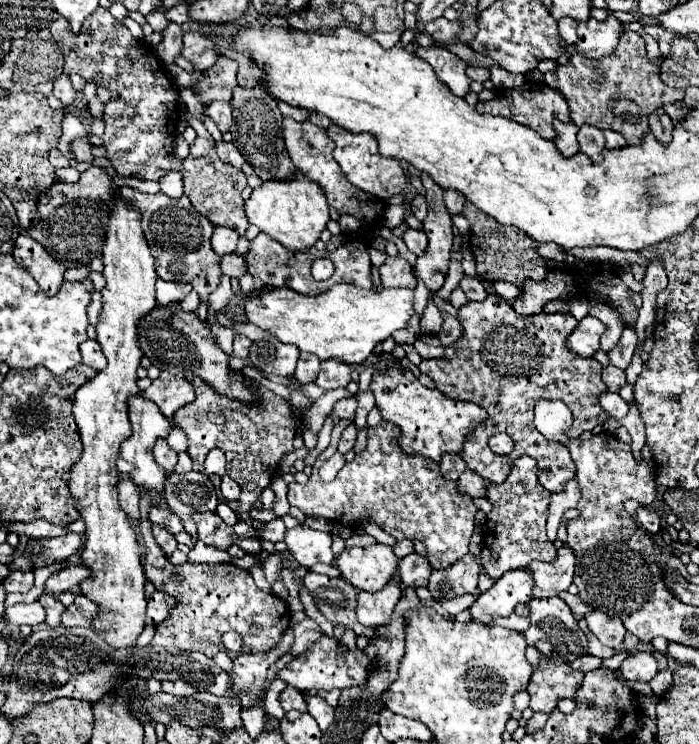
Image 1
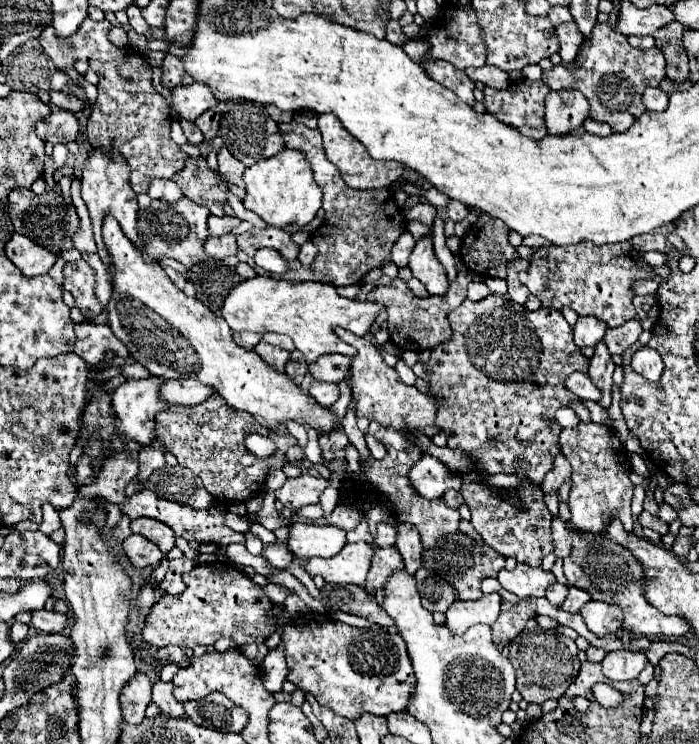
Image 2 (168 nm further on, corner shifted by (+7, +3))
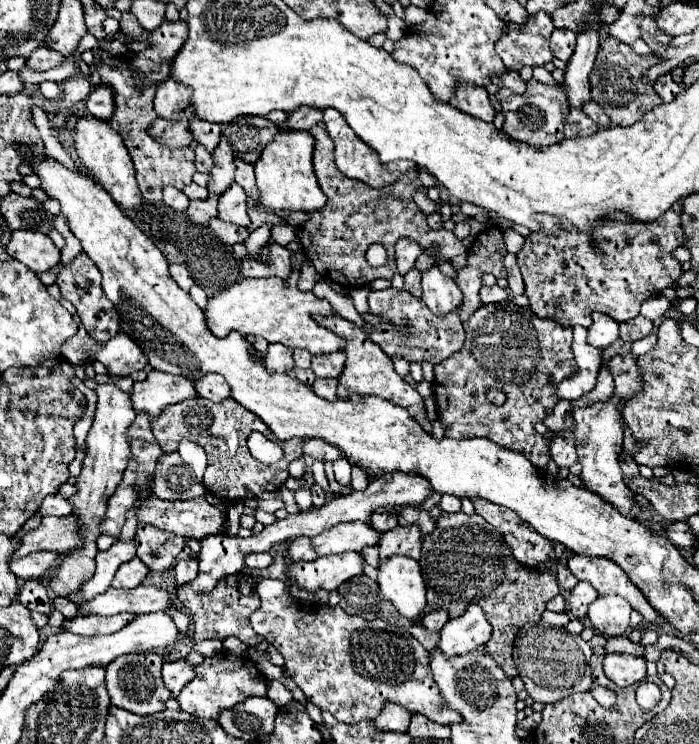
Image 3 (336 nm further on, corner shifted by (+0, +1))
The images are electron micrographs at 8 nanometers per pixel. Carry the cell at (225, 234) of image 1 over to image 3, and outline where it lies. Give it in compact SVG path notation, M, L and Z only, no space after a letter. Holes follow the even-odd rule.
M236 182L220 196L218 218L242 228L250 226L250 216L246 212L246 192Z

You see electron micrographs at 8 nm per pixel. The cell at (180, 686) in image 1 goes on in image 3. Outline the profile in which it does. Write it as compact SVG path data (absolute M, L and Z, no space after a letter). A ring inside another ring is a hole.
M216 654L212 658L204 658L200 666L196 666L196 676L178 696L180 710L200 716L200 718L216 718L222 708L232 708L238 702L244 702L250 696L266 696L266 678L258 672L258 668L244 658L234 654Z

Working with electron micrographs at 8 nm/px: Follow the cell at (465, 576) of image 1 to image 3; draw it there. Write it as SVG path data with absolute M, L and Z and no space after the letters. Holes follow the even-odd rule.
M442 608L442 610L430 610L430 612L424 616L424 628L432 630L432 632L440 630L446 622L448 622L448 612L444 612L444 608Z

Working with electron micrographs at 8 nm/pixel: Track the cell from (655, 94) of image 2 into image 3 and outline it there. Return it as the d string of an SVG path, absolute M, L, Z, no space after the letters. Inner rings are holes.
M664 74L664 76L660 76L660 80L656 82L654 90L656 90L656 94L662 98L662 102L672 102L672 100L676 98L676 94L682 90L682 86L678 86L678 84L672 80L670 74Z

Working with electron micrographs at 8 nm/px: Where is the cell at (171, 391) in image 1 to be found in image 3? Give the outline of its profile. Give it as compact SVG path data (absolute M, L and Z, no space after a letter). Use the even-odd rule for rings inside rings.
M210 374L196 380L196 392L200 398L208 398L212 402L220 402L230 396L230 386L220 374Z

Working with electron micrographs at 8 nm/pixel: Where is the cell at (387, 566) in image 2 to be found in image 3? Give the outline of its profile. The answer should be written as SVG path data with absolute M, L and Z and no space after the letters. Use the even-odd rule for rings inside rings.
M396 526L380 536L380 562L398 554L418 560L420 548L420 530L416 526Z

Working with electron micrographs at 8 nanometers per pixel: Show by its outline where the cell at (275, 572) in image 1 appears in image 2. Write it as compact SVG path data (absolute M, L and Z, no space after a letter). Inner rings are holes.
M274 543L268 545L263 556L275 568L285 568L287 564L293 561L293 554L289 552L287 546L283 543Z

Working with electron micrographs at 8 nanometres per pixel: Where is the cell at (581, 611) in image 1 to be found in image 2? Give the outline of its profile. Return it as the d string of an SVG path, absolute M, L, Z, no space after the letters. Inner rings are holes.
M569 586L569 594L567 594L567 598L565 598L565 602L563 602L563 610L565 612L579 612L581 610L581 606L585 604L585 602L589 602L591 600L591 596L589 596L589 592L585 592L585 590L581 590L581 588L575 588L575 586Z

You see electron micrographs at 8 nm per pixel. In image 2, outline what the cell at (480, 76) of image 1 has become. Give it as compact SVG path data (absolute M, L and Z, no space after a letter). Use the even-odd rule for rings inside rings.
M481 66L481 68L469 68L465 70L465 74L473 80L473 82L483 82L485 86L497 88L497 90L507 90L511 86L509 74L503 70L497 70L495 66Z

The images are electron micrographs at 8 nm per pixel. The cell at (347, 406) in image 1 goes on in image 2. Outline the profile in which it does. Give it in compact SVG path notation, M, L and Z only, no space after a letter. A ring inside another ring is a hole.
M311 382L309 386L309 394L325 408L333 406L339 398L339 388L337 384L329 384L329 382Z

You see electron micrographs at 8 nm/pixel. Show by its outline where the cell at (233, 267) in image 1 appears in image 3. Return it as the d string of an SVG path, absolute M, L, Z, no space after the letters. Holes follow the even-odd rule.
M214 218L210 222L210 230L214 232L216 238L220 238L222 244L228 244L228 246L238 244L238 242L244 242L248 238L248 230L246 228L234 226L234 224L226 224L226 222L218 220L218 218Z

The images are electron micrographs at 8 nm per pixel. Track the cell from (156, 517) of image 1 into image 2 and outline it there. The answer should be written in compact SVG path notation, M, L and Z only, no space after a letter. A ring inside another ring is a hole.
M137 518L131 522L131 530L133 534L141 534L147 540L151 540L153 544L157 544L157 548L163 554L167 554L175 546L175 534L163 522L157 522L151 518Z

